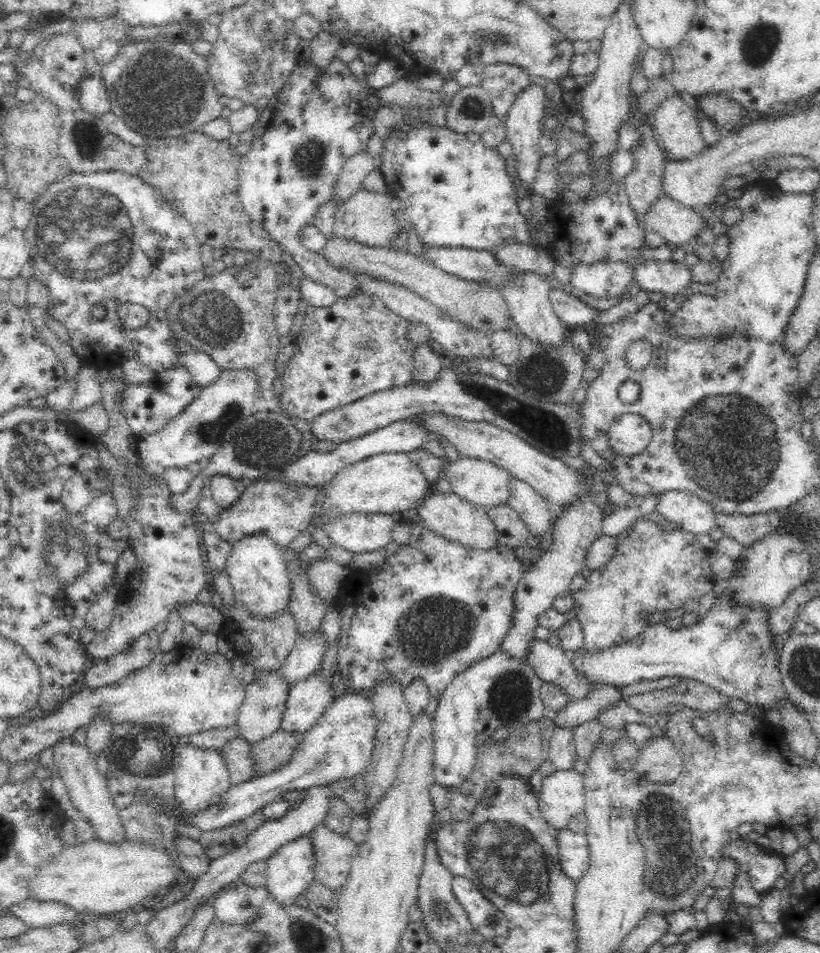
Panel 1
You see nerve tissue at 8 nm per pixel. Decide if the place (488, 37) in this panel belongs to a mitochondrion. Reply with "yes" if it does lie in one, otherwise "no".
yes

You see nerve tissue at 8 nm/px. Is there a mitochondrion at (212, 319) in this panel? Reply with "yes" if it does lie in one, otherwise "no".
yes

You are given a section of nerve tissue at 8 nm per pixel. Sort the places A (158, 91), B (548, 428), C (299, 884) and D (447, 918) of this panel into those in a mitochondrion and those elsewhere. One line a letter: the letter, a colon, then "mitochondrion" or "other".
A: mitochondrion
B: mitochondrion
C: other
D: mitochondrion

